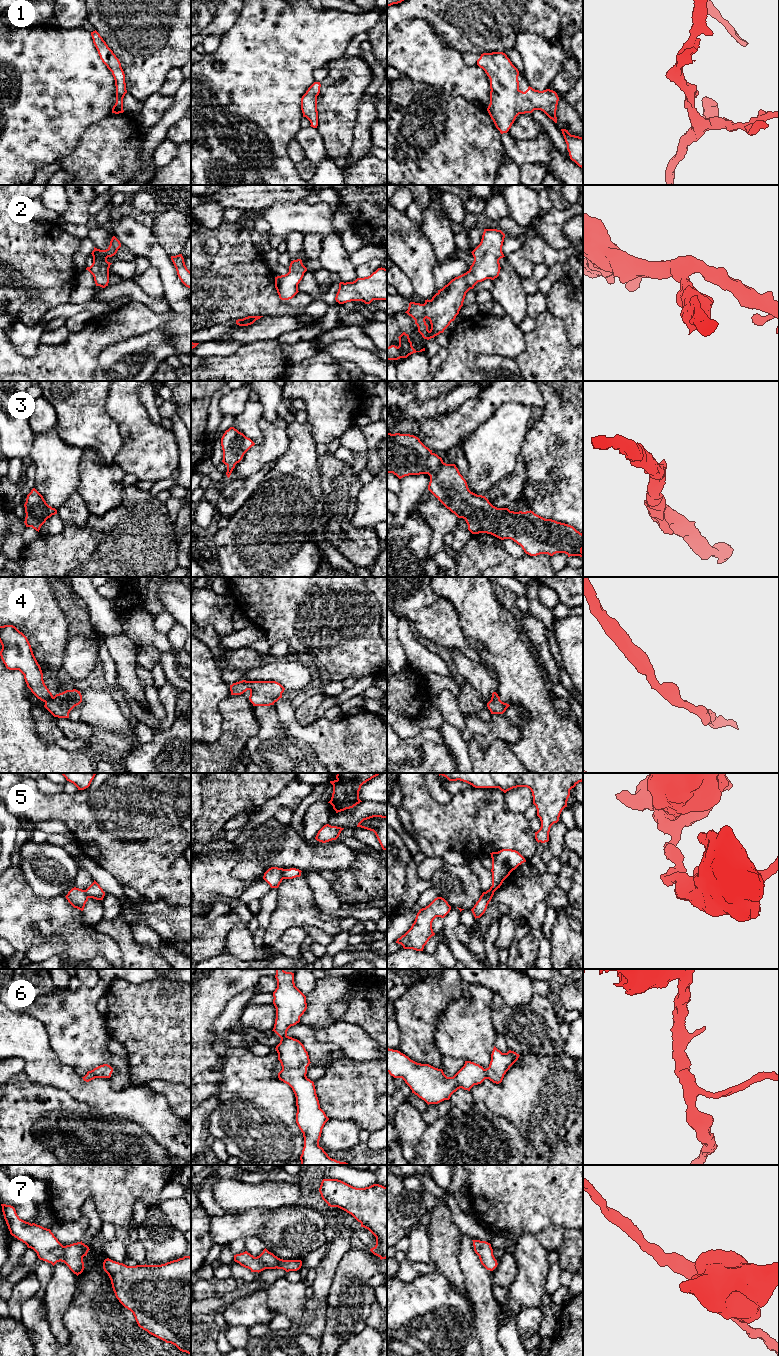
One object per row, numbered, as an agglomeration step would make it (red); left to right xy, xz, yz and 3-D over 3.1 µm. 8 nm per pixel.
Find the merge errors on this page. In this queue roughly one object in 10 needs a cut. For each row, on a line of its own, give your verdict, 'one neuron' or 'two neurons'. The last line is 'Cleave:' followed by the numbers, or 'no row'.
1: one neuron
2: one neuron
3: one neuron
4: one neuron
5: two neurons
6: one neuron
7: one neuron
Cleave: 5

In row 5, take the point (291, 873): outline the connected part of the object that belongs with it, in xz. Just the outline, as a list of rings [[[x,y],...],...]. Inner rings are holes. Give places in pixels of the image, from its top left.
[[[296,868],[284,869],[282,877],[283,879],[293,879],[301,876],[301,870]]]

